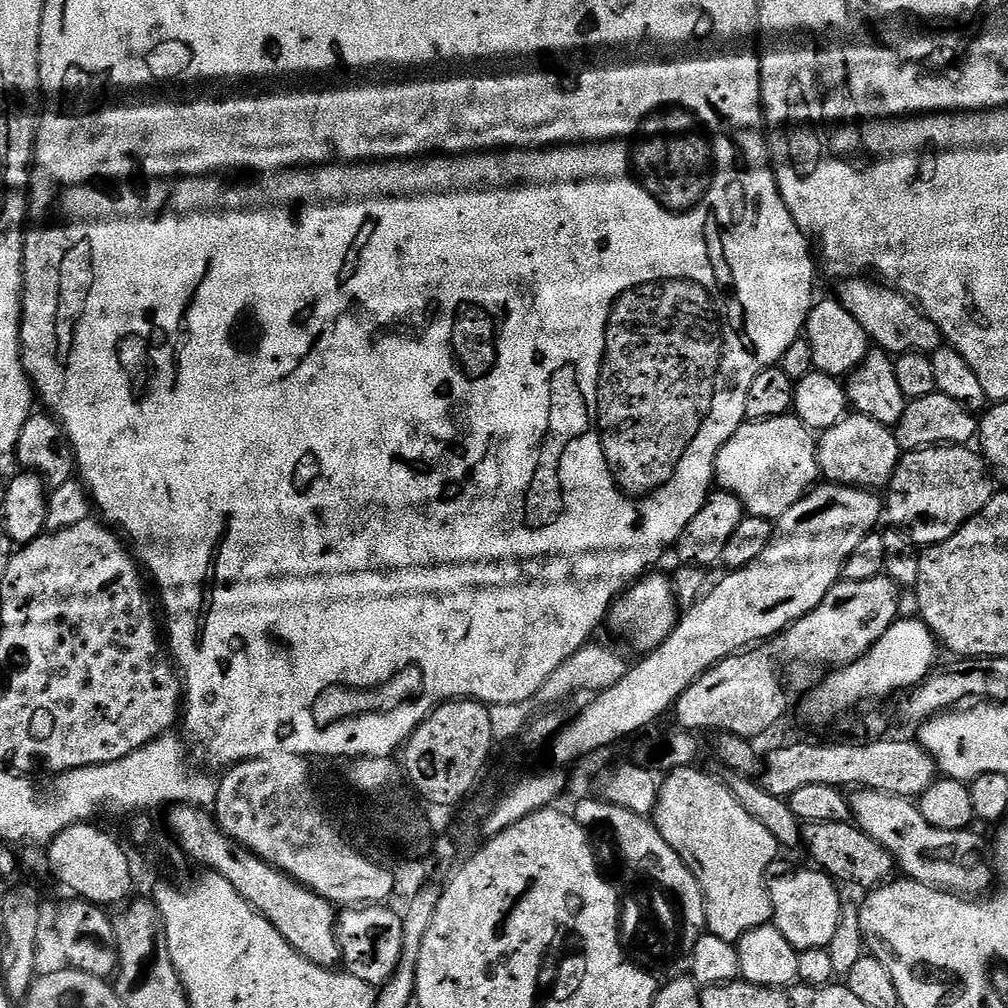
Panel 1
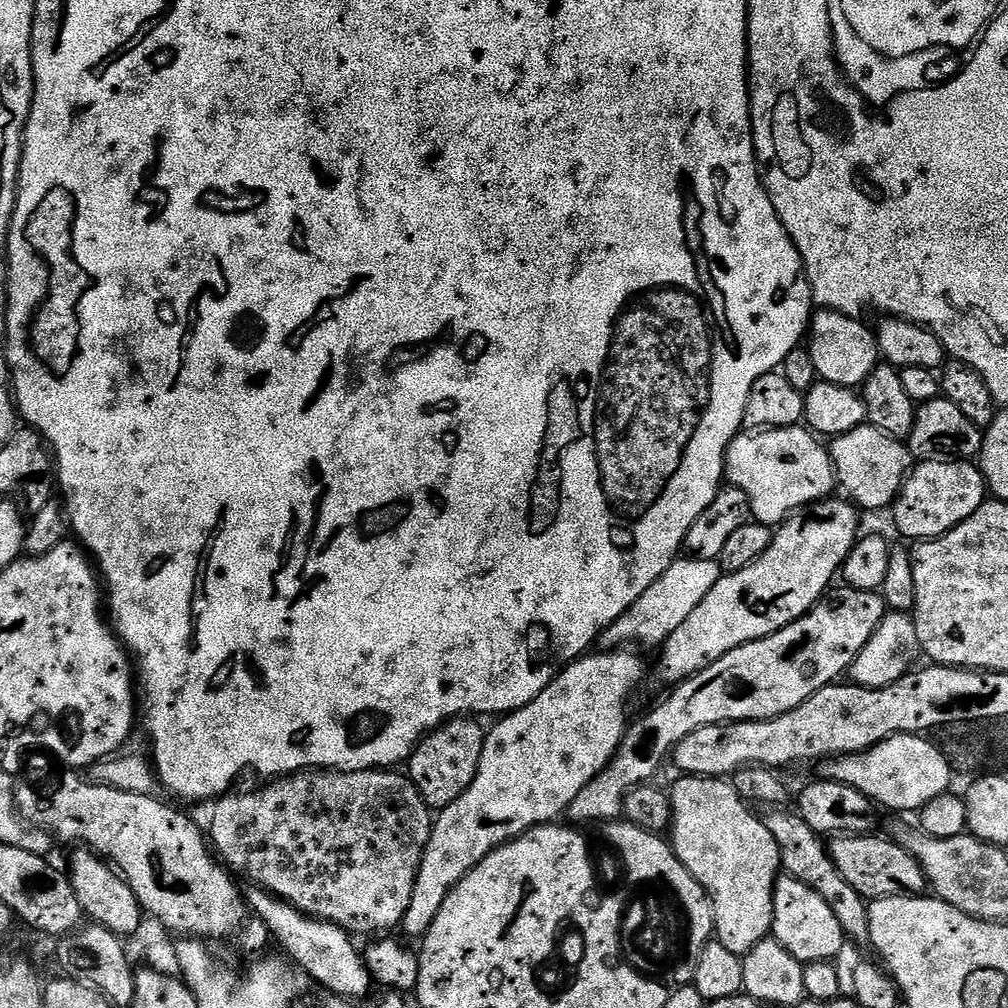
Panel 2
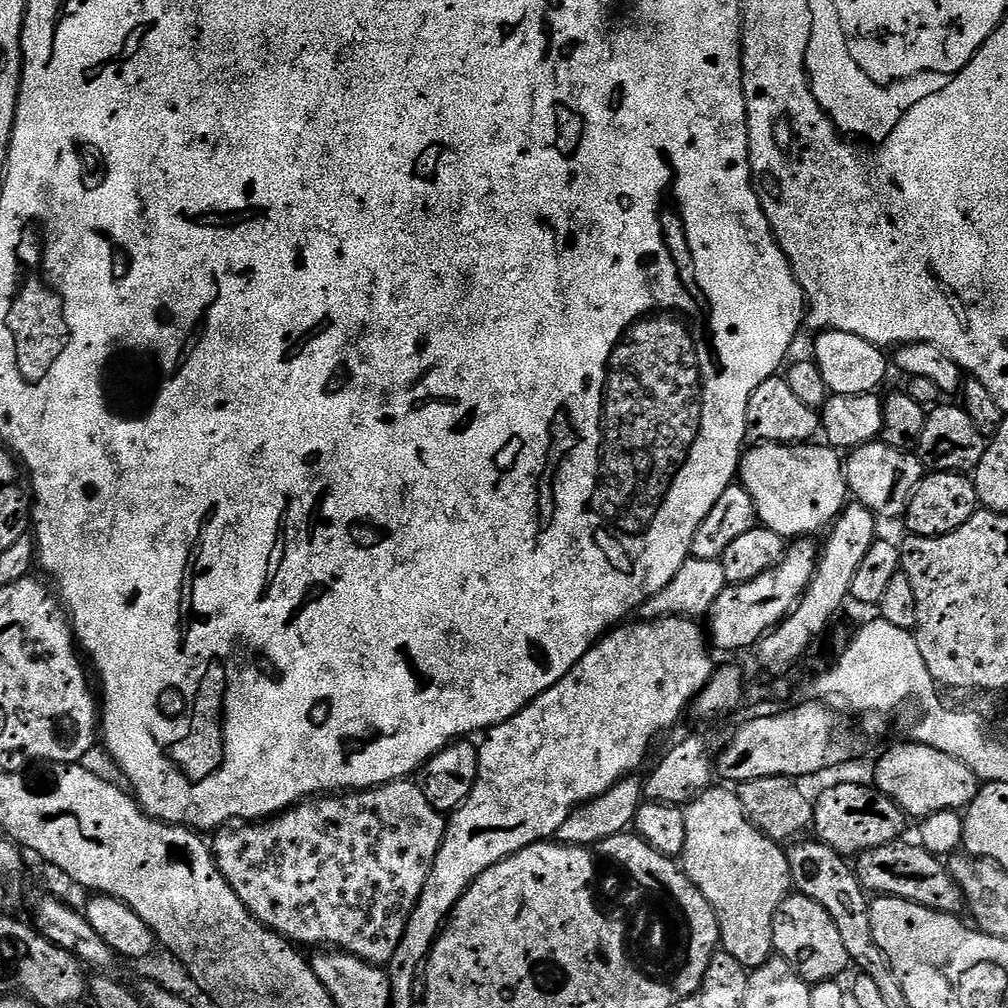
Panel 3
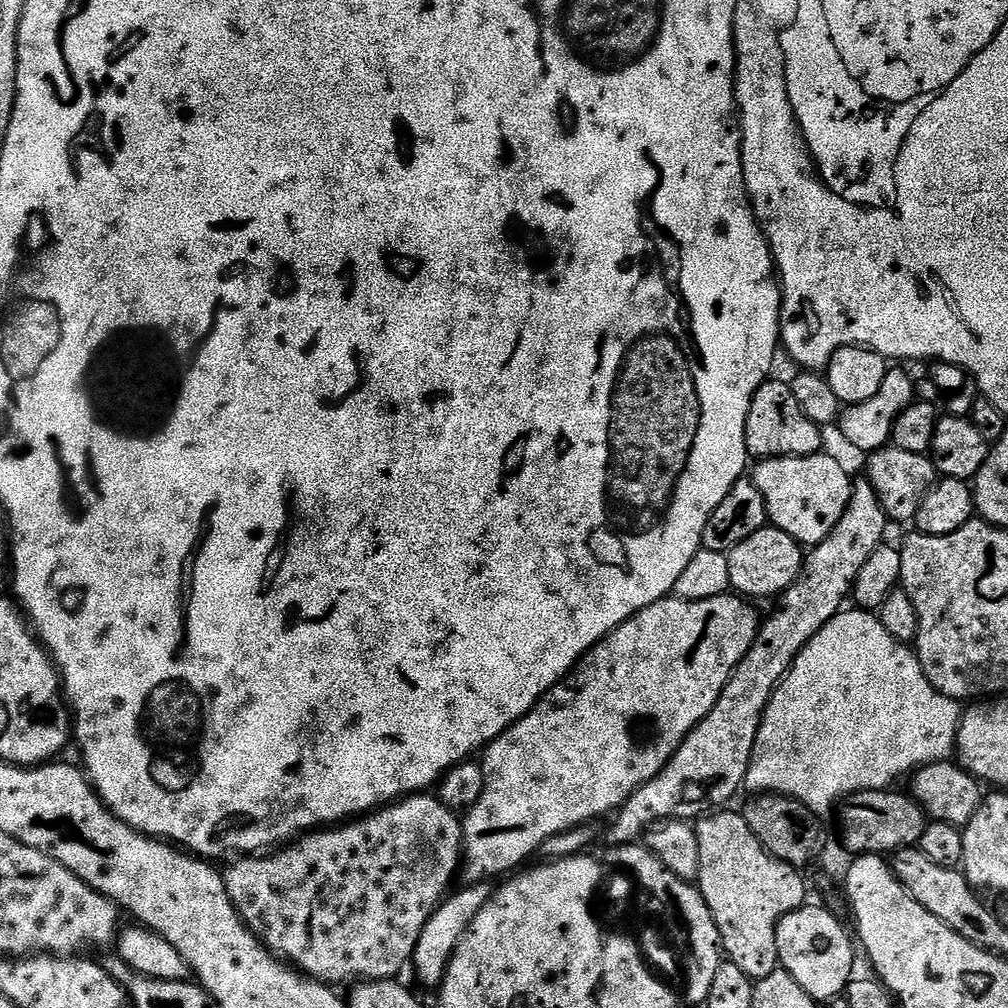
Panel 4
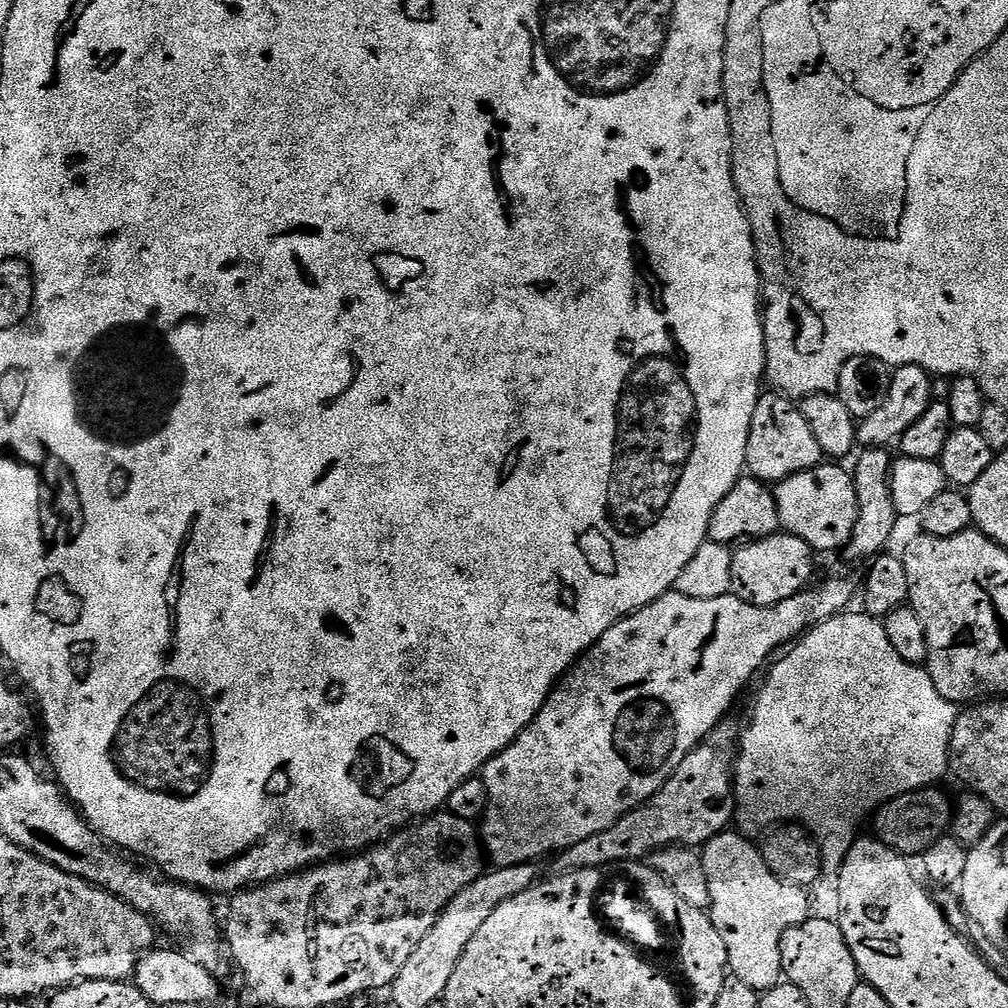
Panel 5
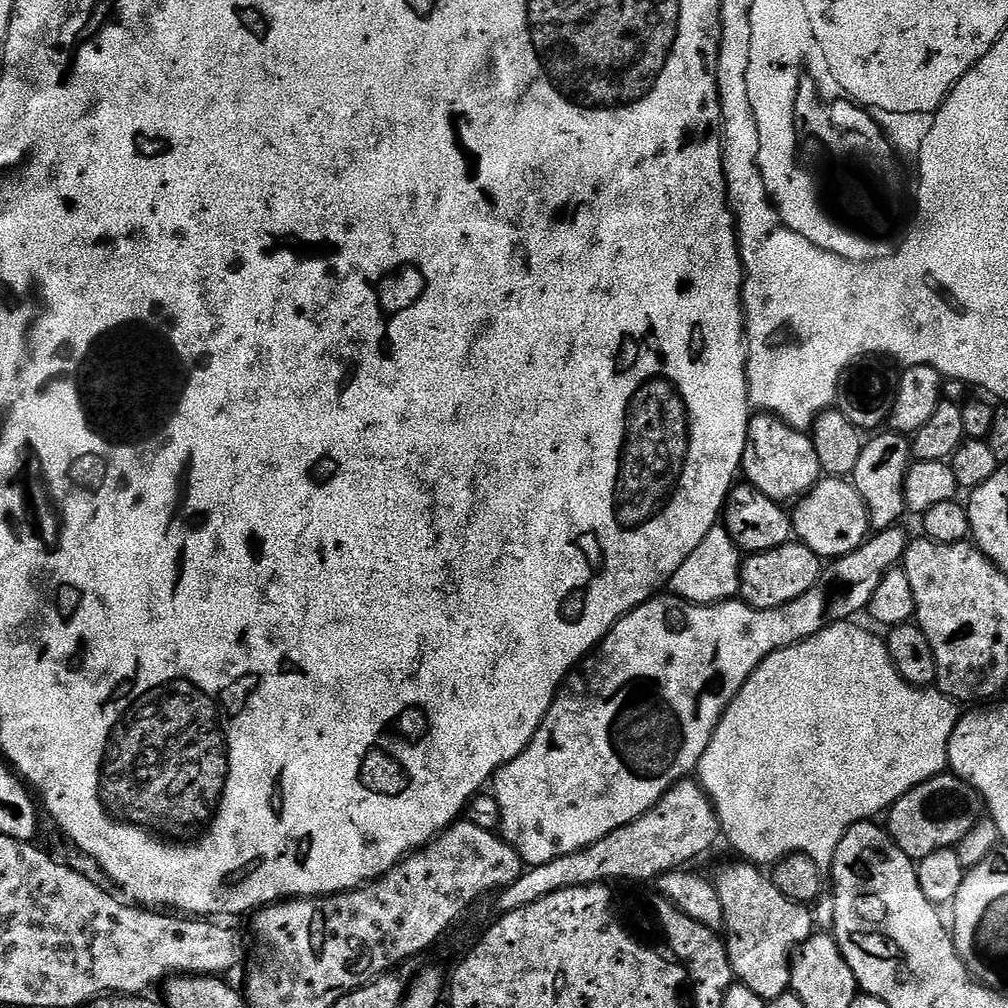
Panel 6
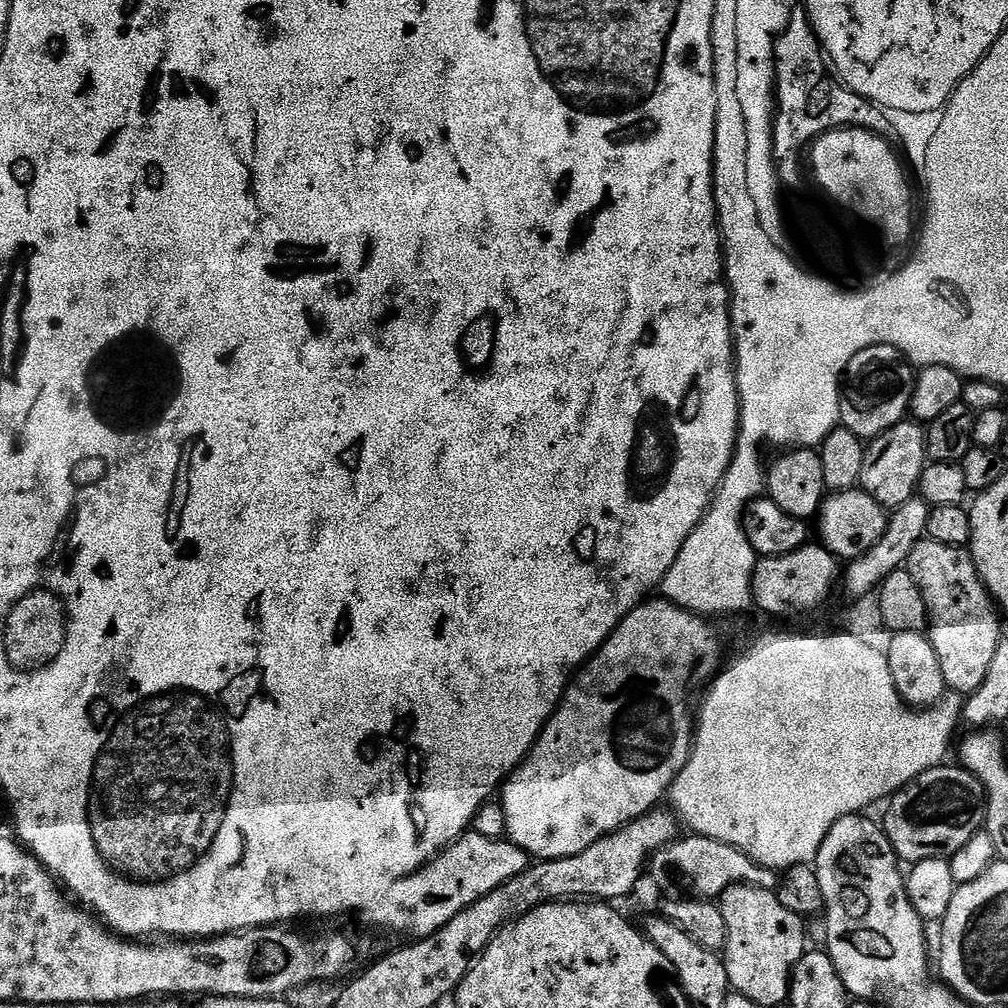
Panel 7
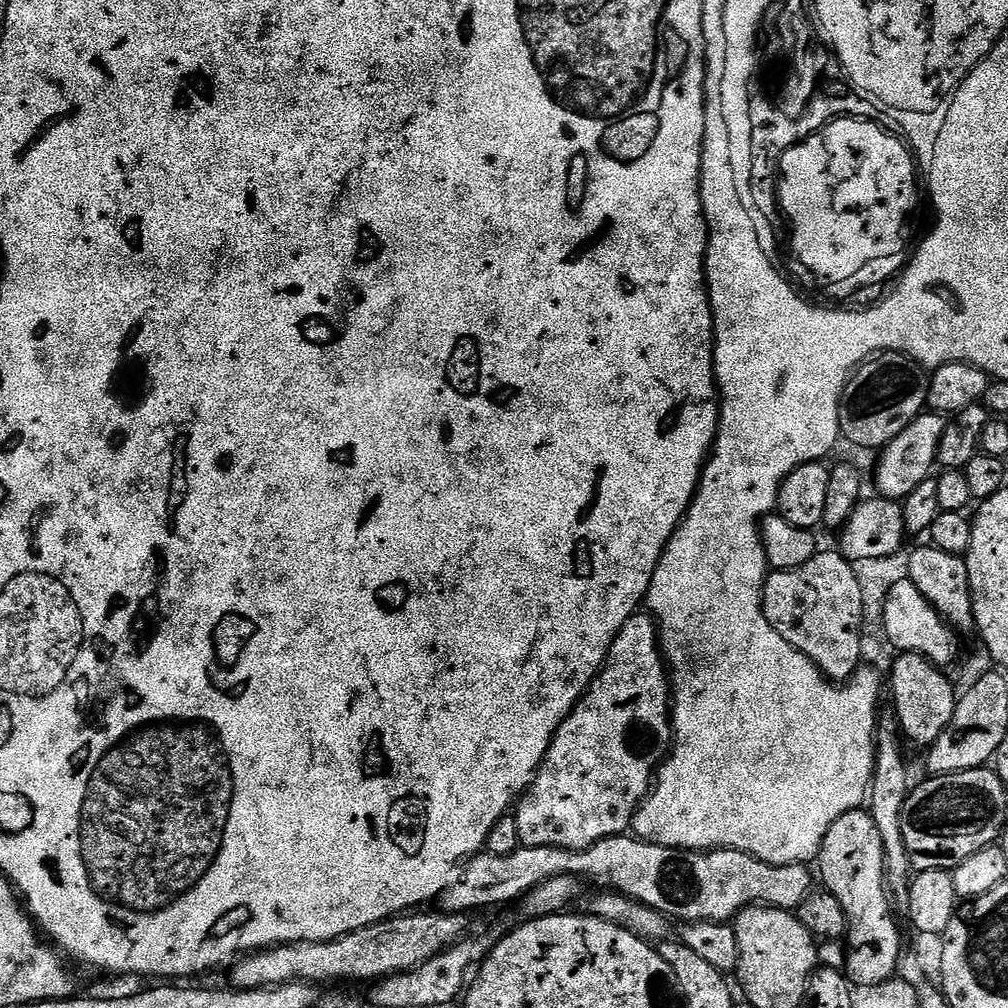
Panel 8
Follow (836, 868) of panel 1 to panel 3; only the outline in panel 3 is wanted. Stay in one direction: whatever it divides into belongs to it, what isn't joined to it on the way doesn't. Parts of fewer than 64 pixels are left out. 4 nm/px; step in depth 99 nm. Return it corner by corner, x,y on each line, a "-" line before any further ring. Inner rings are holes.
919,842
904,843
878,846
874,850
860,853
854,867
864,891
877,897
893,896
899,900
921,904
935,912
960,916
966,908
964,895
958,882
954,882
947,863
941,857
926,851

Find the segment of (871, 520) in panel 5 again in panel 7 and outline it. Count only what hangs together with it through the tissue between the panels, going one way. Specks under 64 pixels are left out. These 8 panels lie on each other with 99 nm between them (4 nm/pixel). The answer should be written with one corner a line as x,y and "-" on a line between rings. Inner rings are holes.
916,422
896,424
865,447
859,487
870,493
884,509
902,506
902,502
917,495
928,460
924,433
925,429

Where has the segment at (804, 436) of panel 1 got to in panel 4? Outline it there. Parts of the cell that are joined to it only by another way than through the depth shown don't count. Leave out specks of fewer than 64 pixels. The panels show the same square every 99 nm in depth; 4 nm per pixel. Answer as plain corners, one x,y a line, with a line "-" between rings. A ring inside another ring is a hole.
817,454
815,456
771,456
768,460
761,460
755,466
756,473
751,473
751,480
758,486
758,490
762,490
762,498
766,502
766,510
768,511
768,519
771,527
786,530
786,534
790,534
790,538
794,538
802,546
811,546
822,542
830,534
830,530
834,530
834,526
838,526
838,518
842,518
842,514
846,514
846,506
850,502
850,494
854,483
853,477
848,477
848,472
835,460
832,456
824,456
825,454

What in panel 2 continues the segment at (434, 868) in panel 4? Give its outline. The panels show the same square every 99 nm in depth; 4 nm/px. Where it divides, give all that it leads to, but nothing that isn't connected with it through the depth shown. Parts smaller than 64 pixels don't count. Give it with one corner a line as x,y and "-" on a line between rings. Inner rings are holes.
374,768
358,770
357,772
305,770
290,776
273,779
265,784
268,785
261,792
244,792
241,796
225,794
211,805
211,808
213,808
210,844
218,853
219,859
237,877
248,876
249,881
247,883
249,885
265,888
270,895
277,896
279,900
285,900
287,904
292,904
298,911
305,912
307,916
313,916
315,920
325,920
331,924
336,924
349,934
355,934
357,937
372,936
371,938
380,938
385,934
394,933
392,931
395,928
397,931
403,925
404,915
410,906
410,898
414,894
414,882
418,878
422,854
430,842
430,834
434,823
433,809
429,808
427,802
422,798
422,794
412,785
407,775
400,770
377,770

